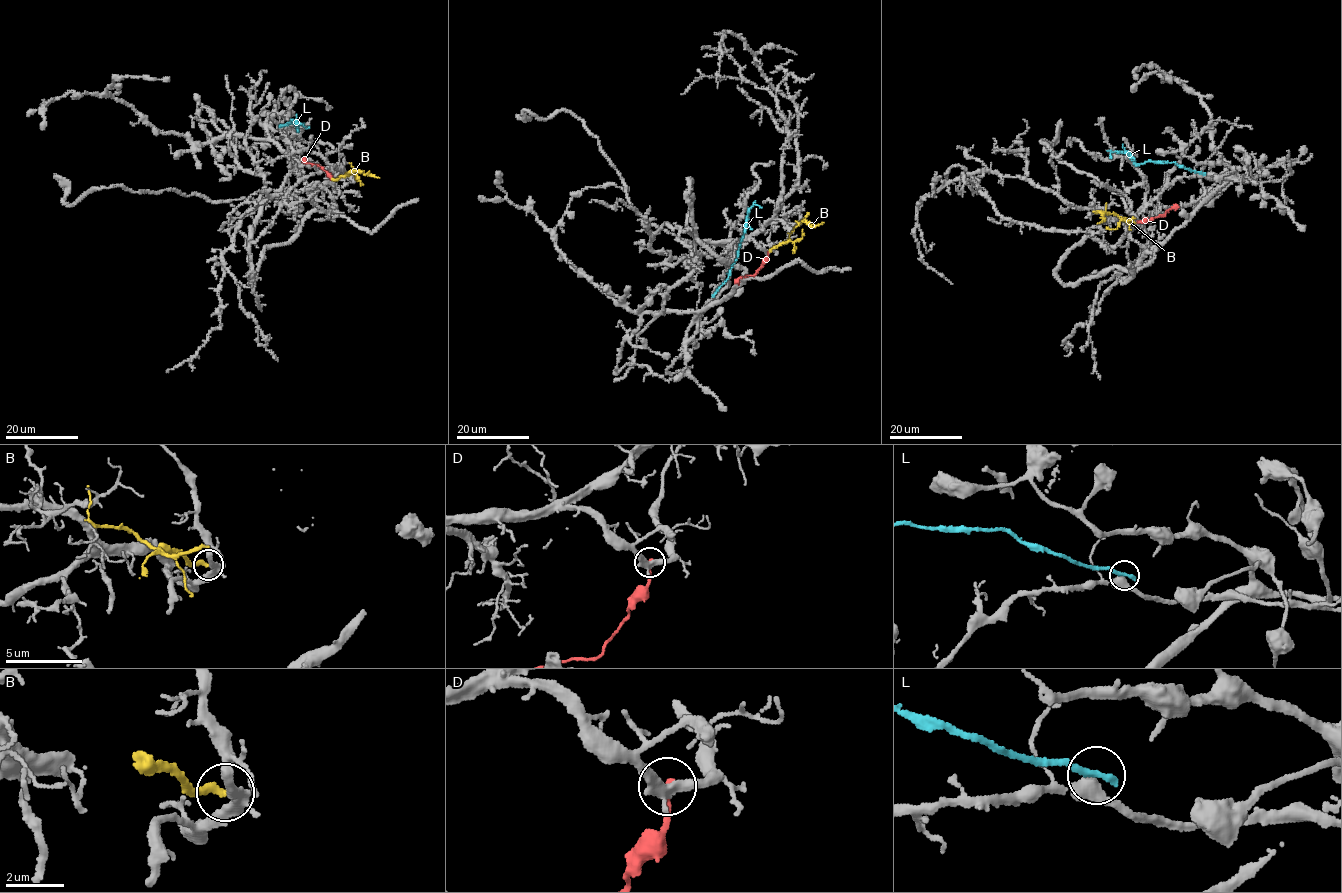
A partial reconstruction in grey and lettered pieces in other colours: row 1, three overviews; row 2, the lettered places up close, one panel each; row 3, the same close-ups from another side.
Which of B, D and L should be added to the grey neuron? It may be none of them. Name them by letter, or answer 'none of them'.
none of them

